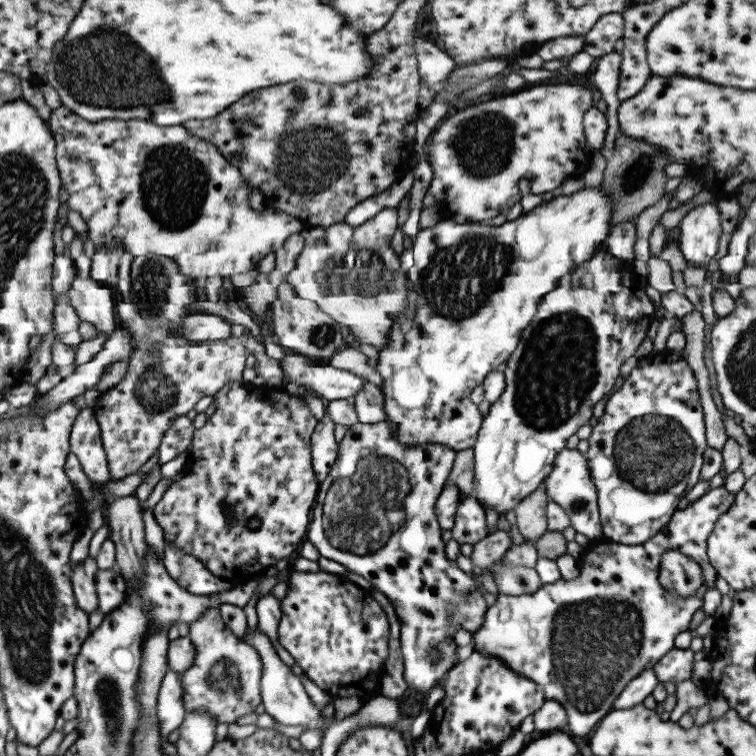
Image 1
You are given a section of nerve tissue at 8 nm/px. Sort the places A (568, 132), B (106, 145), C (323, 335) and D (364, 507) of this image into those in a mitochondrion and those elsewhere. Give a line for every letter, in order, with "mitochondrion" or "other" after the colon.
A: other
B: other
C: mitochondrion
D: mitochondrion

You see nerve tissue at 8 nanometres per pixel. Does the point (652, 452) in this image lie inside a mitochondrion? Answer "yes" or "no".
yes

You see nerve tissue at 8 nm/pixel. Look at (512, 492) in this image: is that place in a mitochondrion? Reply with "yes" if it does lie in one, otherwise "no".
no

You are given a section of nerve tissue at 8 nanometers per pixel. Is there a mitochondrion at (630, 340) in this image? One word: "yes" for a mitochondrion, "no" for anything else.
no

